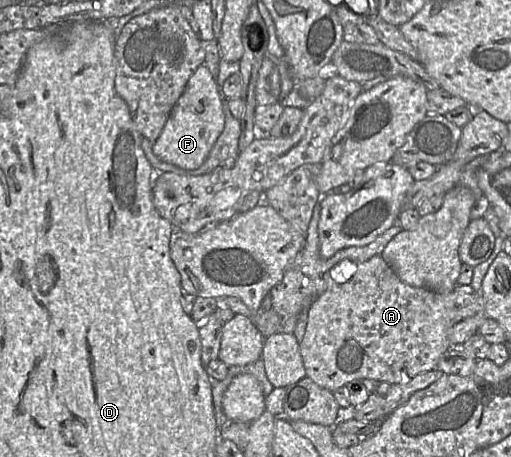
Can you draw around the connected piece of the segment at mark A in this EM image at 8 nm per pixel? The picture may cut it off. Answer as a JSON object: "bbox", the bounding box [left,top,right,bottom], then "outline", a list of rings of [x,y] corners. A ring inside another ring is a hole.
{"bbox":[299,255,457,392],"outline":[[[376,255],[364,262],[357,262],[355,274],[345,282],[332,283],[326,291],[316,298],[307,310],[306,328],[299,343],[300,353],[306,375],[320,387],[330,392],[346,386],[356,379],[371,379],[378,382],[388,382],[391,385],[410,381],[416,375],[435,370],[440,357],[451,347],[447,336],[451,312],[457,307],[454,290],[449,293],[438,293],[429,289],[413,287],[403,282],[382,255]]]}

